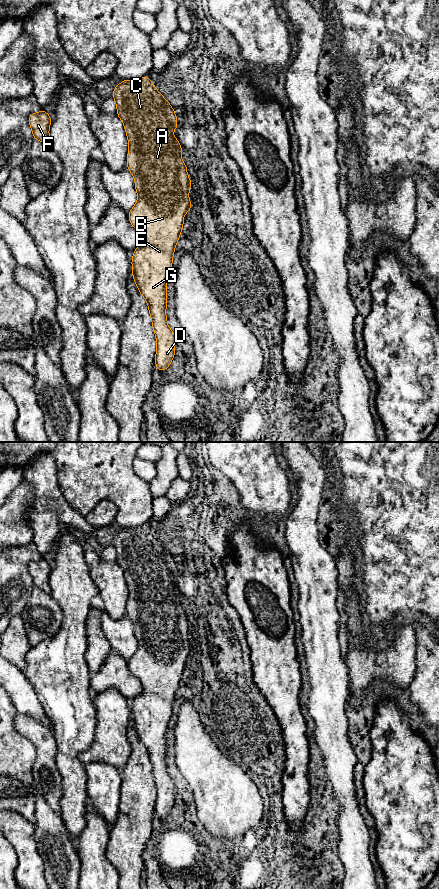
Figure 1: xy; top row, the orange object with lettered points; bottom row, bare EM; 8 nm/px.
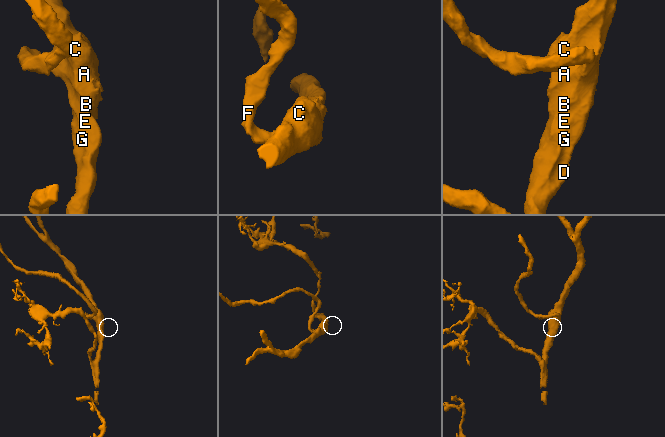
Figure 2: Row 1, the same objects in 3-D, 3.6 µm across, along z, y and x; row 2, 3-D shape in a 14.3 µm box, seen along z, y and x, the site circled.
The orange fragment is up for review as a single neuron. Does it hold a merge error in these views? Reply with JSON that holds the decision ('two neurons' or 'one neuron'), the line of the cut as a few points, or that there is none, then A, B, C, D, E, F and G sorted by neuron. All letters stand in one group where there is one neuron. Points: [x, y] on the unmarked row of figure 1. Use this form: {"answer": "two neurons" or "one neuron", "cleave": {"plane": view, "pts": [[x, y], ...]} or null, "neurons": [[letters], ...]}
{"answer": "one neuron", "cleave": null, "neurons": [["A", "B", "C", "D", "E", "F", "G"]]}

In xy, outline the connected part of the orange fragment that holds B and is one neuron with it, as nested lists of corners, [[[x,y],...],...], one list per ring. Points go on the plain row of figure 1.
[[[145,523],[135,528],[122,528],[114,538],[112,545],[117,554],[117,564],[123,569],[129,591],[127,616],[134,624],[138,648],[128,661],[131,673],[142,685],[142,692],[133,700],[132,723],[140,742],[148,752],[152,775],[156,784],[155,812],[159,820],[168,816],[175,804],[175,782],[169,776],[166,766],[167,741],[166,733],[172,717],[175,693],[183,677],[183,665],[193,652],[189,648],[192,628],[187,624],[187,614],[181,607],[182,595],[172,582],[178,576],[177,565],[169,550],[161,543],[152,529]]]

